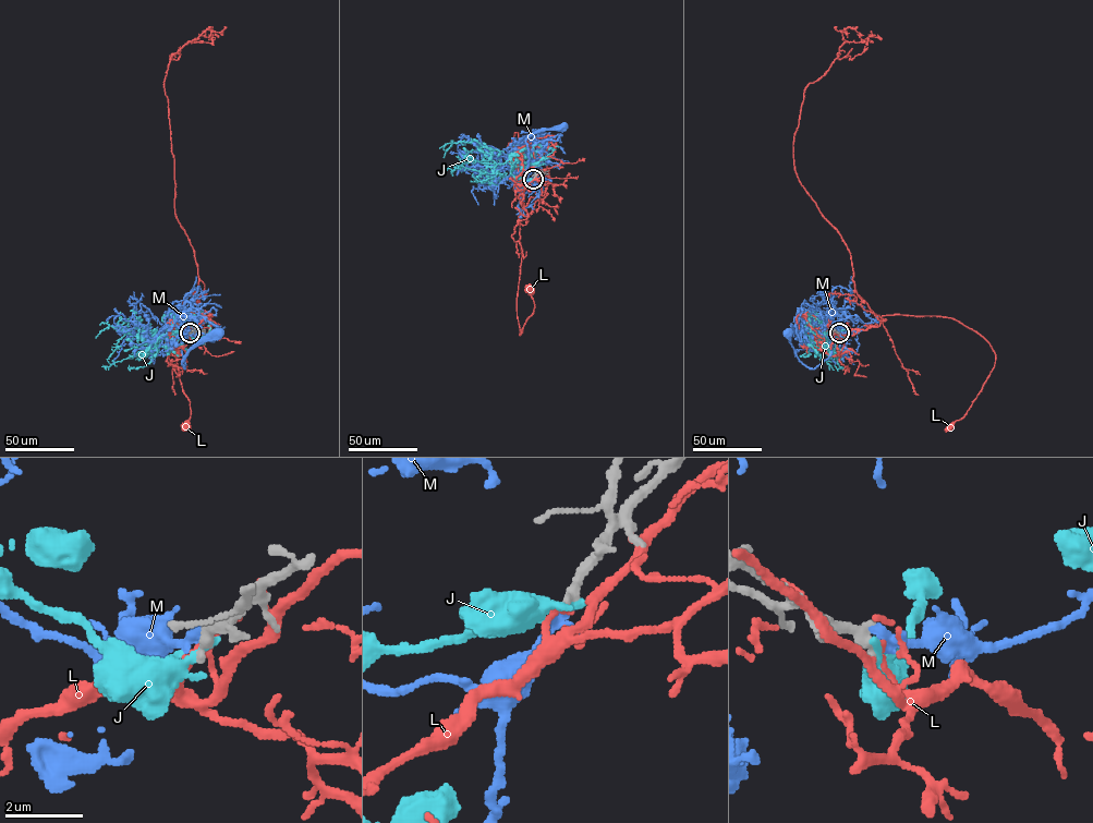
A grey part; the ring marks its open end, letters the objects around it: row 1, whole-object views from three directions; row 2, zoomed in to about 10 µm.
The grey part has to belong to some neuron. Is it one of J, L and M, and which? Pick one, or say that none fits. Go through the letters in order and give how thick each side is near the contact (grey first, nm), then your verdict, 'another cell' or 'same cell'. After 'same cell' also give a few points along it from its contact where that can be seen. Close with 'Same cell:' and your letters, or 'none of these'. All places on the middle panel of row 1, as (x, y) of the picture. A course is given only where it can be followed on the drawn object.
J: calibres 320 and 280 nm; another cell
L: calibres 300 and 120 nm; another cell
M: calibres 340 and 320 nm; same cell; course (533, 178), (518, 188), (513, 180), (514, 173), (525, 171), (527, 166), (525, 138), (561, 129)
Same cell: M

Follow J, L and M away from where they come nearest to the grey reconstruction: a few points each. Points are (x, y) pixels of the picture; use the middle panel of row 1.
J: (533, 179), (519, 183), (512, 172), (504, 177), (482, 161), (482, 150), (471, 143), (451, 142), (439, 148)
L: (533, 179), (521, 195), (527, 217), (518, 220), (521, 258), (517, 298), (519, 335), (534, 307), (527, 289)
M: (533, 178), (518, 188), (513, 180), (514, 173), (525, 171), (527, 166), (525, 138), (561, 129)

